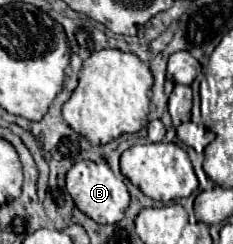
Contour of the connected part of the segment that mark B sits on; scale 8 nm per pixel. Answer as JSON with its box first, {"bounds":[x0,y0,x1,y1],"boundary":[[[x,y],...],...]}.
{"bounds":[65,161,130,223],"boundary":[[[78,161],[70,167],[66,173],[65,191],[74,199],[76,207],[86,213],[96,223],[116,223],[124,217],[124,211],[130,203],[130,193],[126,189],[126,183],[118,179],[112,169],[106,163],[94,163],[94,161]]]}

